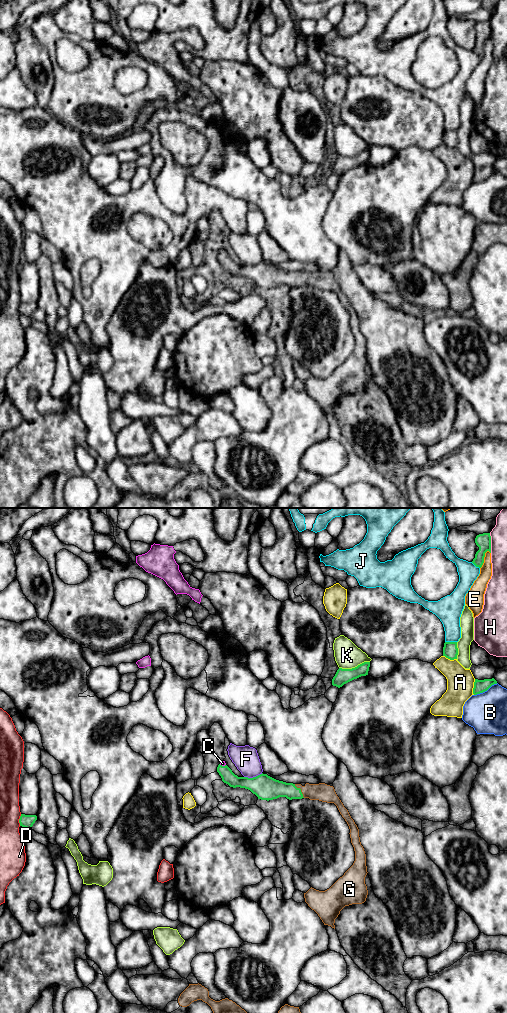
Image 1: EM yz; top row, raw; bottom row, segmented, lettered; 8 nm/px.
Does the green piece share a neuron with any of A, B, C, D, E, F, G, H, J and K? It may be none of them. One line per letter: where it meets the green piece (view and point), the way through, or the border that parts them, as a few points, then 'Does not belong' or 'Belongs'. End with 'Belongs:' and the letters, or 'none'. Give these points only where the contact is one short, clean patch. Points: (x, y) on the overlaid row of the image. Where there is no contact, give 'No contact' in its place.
A: Touches green at yz (474, 687). Does not belong
B: Touches green at yz (485, 690). Does not belong
C: Touches green at yz (221, 765). Path across: yz (228, 777), (221, 765), (222, 763). Belongs
D: Touches green at yz (19, 820). Does not belong
E: Touches green at yz (483, 559). Does not belong
F: Touches green at yz (253, 777). Does not belong
G: Touches green at yz (300, 790). Path across: yz (269, 788), (300, 790), (322, 792). Belongs
H: Touches green at yz (490, 543). Does not belong
J: Touches green at yz (451, 642). Does not belong
K: Touches green at yz (355, 667). Does not belong
Belongs: C, G

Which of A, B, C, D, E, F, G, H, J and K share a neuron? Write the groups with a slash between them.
A / B / C G / D / E / F / H / J / K

